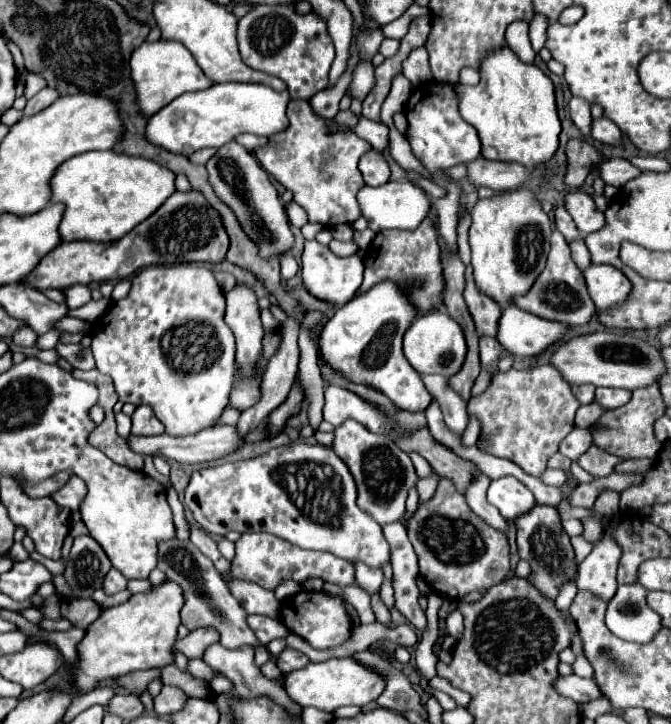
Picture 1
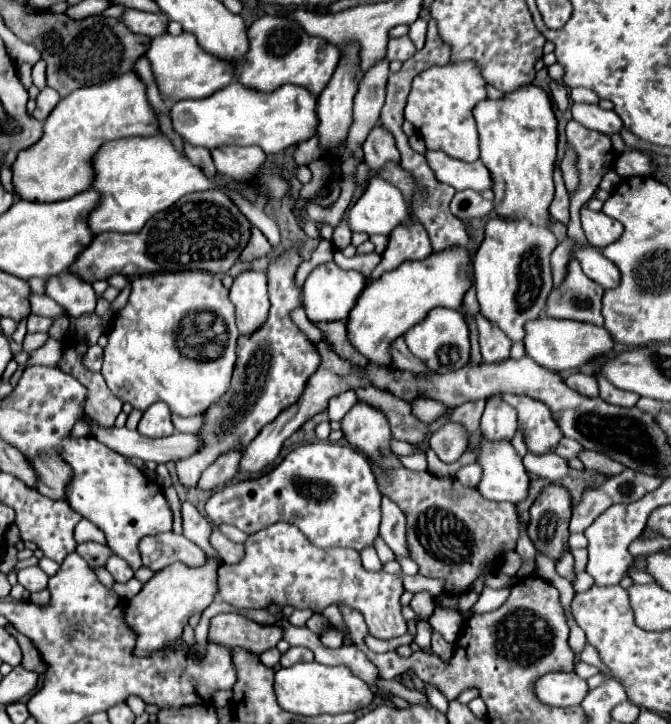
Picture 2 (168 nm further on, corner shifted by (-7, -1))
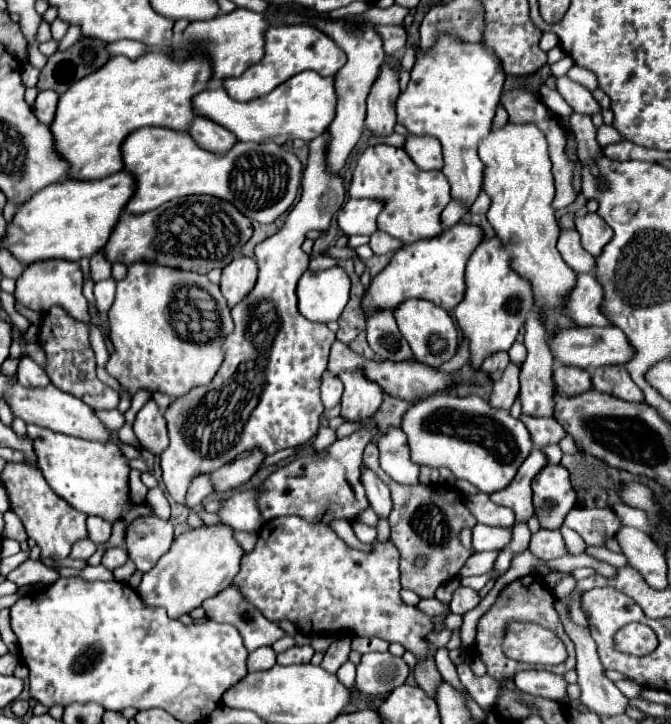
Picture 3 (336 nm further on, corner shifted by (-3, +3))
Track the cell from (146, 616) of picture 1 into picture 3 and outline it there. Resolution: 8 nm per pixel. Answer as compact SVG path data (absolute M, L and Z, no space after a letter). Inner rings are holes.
M224 522L186 530L174 538L170 552L166 552L158 564L142 576L138 594L148 606L162 606L170 618L180 618L232 584L244 554L244 548L234 538L234 528Z

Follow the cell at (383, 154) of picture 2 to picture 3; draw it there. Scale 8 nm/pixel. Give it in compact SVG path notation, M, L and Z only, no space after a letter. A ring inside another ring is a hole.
M384 62L368 94L366 126L372 130L372 134L392 134L394 132L394 126L396 126L394 104L400 96L398 80L400 80L398 72L388 62Z

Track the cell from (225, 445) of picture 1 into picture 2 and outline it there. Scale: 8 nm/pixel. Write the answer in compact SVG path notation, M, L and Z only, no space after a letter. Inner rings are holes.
M94 422L92 436L122 456L140 458L144 462L156 462L156 464L170 462L170 460L178 462L178 460L184 460L184 458L200 452L200 448L204 448L202 438L196 434L174 432L168 438L154 440L154 438L146 438L140 432L128 430L128 428L100 430L96 422Z

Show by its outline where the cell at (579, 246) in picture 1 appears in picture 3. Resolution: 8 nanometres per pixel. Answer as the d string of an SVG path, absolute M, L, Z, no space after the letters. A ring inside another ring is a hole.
M572 114L570 116L570 126L576 136L576 148L578 148L578 158L580 160L590 160L590 156L602 154L602 148L596 142L596 128L586 114Z

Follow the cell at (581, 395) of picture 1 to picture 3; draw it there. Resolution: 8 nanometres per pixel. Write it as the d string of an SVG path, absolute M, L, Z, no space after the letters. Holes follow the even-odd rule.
M558 366L554 370L554 384L558 396L578 396L592 388L590 374L576 366Z

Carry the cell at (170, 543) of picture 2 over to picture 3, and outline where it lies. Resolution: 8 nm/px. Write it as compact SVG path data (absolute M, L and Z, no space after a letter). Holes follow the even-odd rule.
M154 514L138 516L126 528L128 556L142 572L148 572L170 550L172 540L172 524Z

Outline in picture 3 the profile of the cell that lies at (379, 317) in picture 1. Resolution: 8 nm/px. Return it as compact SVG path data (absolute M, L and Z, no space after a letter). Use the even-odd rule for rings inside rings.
M458 222L434 238L402 246L398 252L394 252L390 264L372 280L370 290L364 298L364 312L368 312L372 304L380 304L380 308L392 310L398 302L404 302L408 298L424 298L440 308L452 310L464 298L466 262L482 242L482 238L484 232L480 226Z

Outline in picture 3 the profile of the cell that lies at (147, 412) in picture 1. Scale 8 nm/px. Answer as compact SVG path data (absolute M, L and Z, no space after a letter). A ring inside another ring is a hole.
M154 400L144 404L144 408L136 414L132 428L134 428L134 434L140 440L142 448L146 448L148 452L160 454L168 446L166 420Z

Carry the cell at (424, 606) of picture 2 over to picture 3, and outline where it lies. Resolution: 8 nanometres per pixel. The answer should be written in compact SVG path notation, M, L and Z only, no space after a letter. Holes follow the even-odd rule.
M370 442L364 450L364 464L388 484L392 492L392 512L388 516L390 528L392 528L392 542L400 550L400 572L402 572L402 588L414 590L420 598L432 598L436 588L440 584L446 584L448 580L456 578L460 568L466 564L470 550L466 550L460 540L458 532L462 528L474 528L476 518L464 508L462 494L456 488L446 488L442 484L436 486L424 486L418 484L416 488L408 488L402 484L396 484L384 470L378 468L378 448L374 442ZM424 556L428 558L424 568L414 566L414 558Z

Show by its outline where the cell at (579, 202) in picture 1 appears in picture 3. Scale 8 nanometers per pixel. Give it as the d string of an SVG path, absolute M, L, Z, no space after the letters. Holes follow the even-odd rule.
M586 214L584 218L578 218L574 224L576 230L580 232L582 248L594 258L598 258L602 248L612 238L612 228L608 228L608 224L604 224L598 214Z

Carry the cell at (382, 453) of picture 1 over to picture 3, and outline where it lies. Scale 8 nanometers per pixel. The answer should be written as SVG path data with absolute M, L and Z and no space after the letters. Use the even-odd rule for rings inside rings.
M360 368L338 374L344 382L342 396L342 418L350 422L370 420L382 404L382 388L368 380Z

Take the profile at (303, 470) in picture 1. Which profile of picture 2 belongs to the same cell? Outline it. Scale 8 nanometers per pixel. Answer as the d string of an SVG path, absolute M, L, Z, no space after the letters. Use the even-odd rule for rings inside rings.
M322 440L322 442L298 446L268 474L262 474L252 480L228 482L220 490L214 490L206 500L206 514L214 526L232 524L246 534L254 534L276 522L288 522L298 526L312 546L318 548L342 546L360 552L368 546L374 546L374 540L380 534L380 518L382 518L380 500L382 494L378 490L368 460L356 448Z

